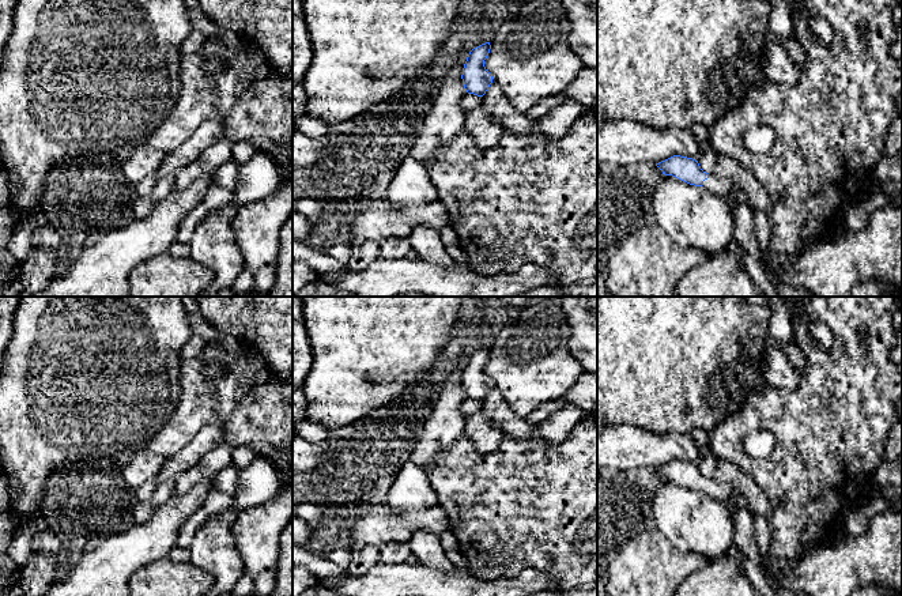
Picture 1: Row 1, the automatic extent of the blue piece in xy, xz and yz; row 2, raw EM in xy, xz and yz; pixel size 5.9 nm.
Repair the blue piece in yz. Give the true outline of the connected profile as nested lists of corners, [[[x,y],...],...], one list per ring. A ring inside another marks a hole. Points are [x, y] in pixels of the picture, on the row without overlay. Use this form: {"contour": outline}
{"contour": [[[673,460],[665,465],[656,468],[664,480],[672,480],[694,491],[703,491],[705,494],[725,502],[731,501],[732,489],[729,484],[714,478],[705,478],[698,465],[687,461]]]}

